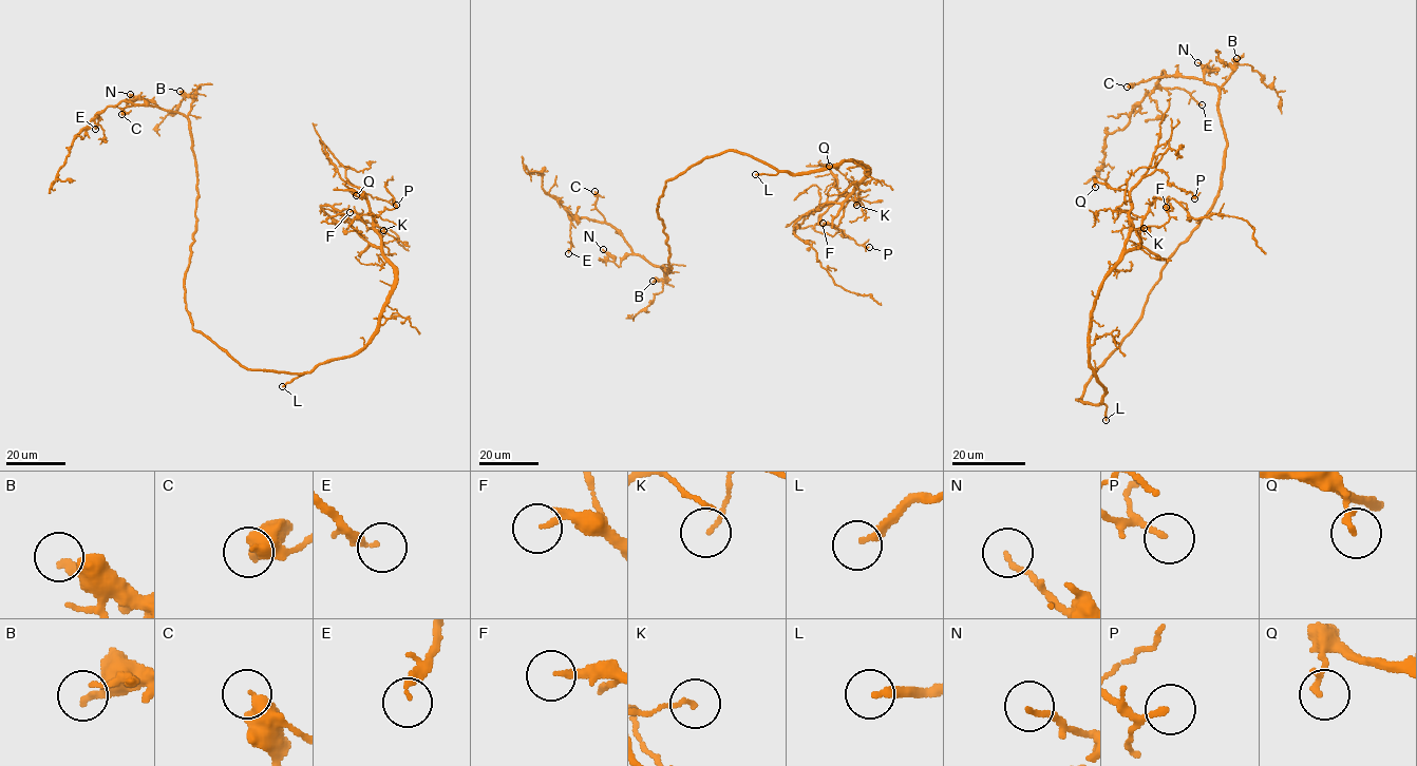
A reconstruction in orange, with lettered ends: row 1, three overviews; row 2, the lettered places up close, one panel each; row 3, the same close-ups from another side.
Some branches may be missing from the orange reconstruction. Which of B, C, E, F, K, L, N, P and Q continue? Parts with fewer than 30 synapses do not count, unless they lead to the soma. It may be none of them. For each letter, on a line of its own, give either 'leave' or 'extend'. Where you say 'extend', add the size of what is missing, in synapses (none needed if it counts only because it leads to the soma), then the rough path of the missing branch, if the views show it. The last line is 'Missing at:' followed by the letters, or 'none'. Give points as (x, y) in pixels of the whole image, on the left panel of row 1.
B: extend; about 110 synapses; missing branch runs (180, 91), (146, 94), (127, 114), (119, 137), (132, 158)
C: extend; about 120 synapses; missing branch runs (121, 114), (108, 119), (113, 127), (112, 135), (87, 164), (71, 172), (64, 169)
E: extend; about 70 synapses; missing branch runs (95, 129), (104, 141), (107, 155), (130, 163), (135, 191), (145, 203)
F: leave
K: leave
L: extend; missing branch runs (282, 386), (277, 395), (293, 409), (318, 421), (347, 427), (372, 445), (413, 448), (424, 442)
N: leave
P: leave
Q: leave
Missing at: B, C, E, L

